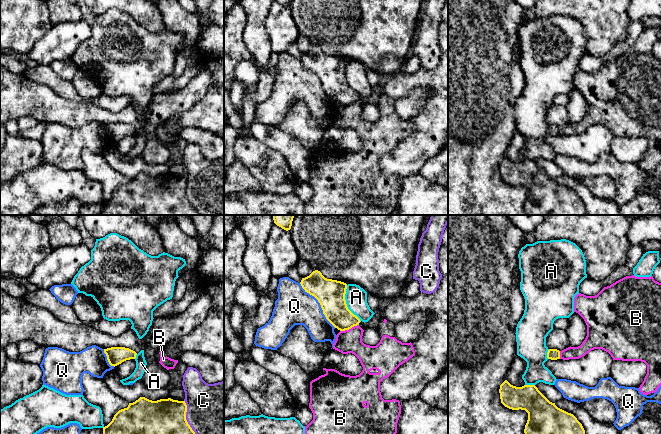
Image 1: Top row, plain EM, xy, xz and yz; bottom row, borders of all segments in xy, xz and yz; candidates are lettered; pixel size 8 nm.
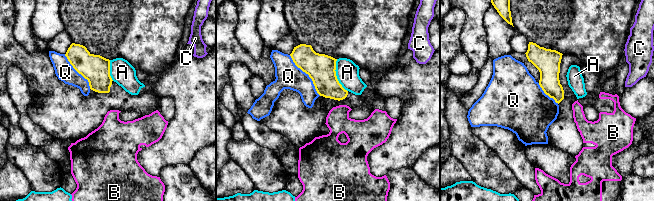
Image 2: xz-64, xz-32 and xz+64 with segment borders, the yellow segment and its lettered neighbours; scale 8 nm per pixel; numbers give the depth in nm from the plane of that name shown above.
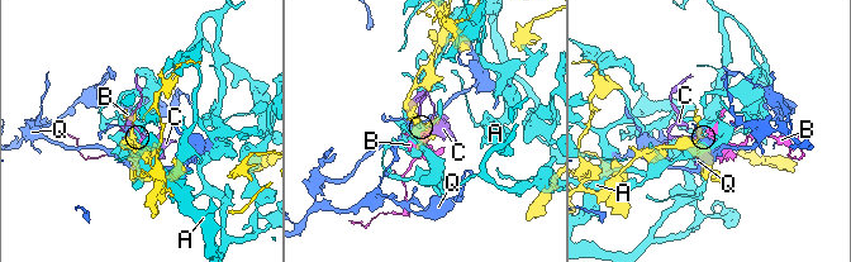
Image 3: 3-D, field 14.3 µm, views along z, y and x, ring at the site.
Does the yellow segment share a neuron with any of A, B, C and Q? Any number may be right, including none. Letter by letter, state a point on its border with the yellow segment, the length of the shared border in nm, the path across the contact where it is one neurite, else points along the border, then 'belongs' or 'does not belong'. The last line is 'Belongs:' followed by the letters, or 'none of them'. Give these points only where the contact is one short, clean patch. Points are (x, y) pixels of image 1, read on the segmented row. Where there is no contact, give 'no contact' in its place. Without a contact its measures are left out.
A: meets yellow in xz at (345, 303); contact 320 nm long; does not belong
B: meets yellow in xz at (349, 328); contact 160 nm long; border along xz (358, 324), (340, 331); does not belong
C: meets yellow in xy at (185, 417); contact 280 nm long; does not belong
Q: meets yellow in xz at (320, 304); contact 460 nm long; does not belong
Belongs: none of them

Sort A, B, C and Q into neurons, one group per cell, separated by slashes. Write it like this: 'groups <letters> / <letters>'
groups A / B / C / Q

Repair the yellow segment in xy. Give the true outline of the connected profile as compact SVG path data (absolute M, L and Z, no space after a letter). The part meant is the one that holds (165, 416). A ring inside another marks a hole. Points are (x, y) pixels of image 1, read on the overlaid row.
M140 397L127 408L119 410L112 421L103 427L103 434L195 434L186 420L185 401L160 399L157 401Z

